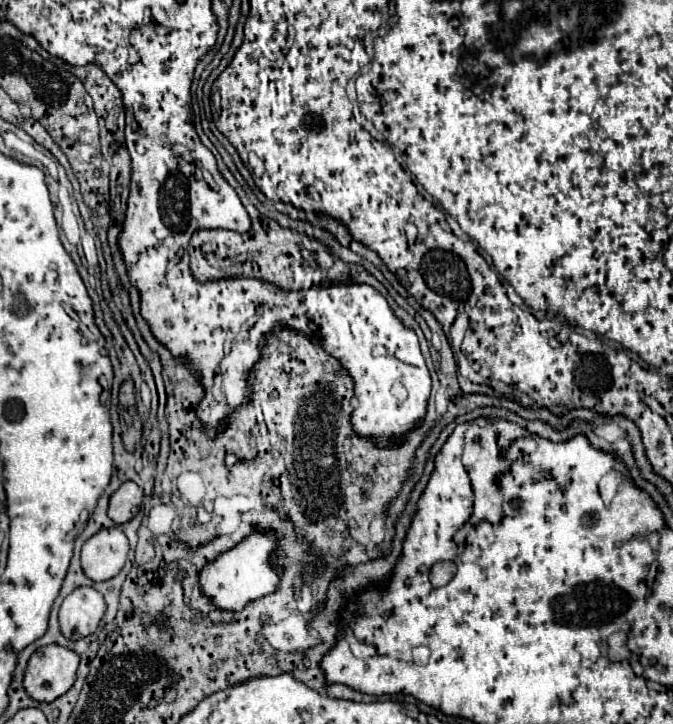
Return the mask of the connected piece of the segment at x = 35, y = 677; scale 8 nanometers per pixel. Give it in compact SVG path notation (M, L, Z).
M61 645L37 649L25 669L25 691L37 701L55 701L73 687L79 661L75 651Z

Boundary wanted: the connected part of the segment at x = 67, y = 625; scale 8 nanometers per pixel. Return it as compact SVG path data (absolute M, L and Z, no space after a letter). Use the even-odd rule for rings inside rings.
M77 587L71 591L59 609L61 633L75 641L93 635L105 615L105 599L93 587Z

